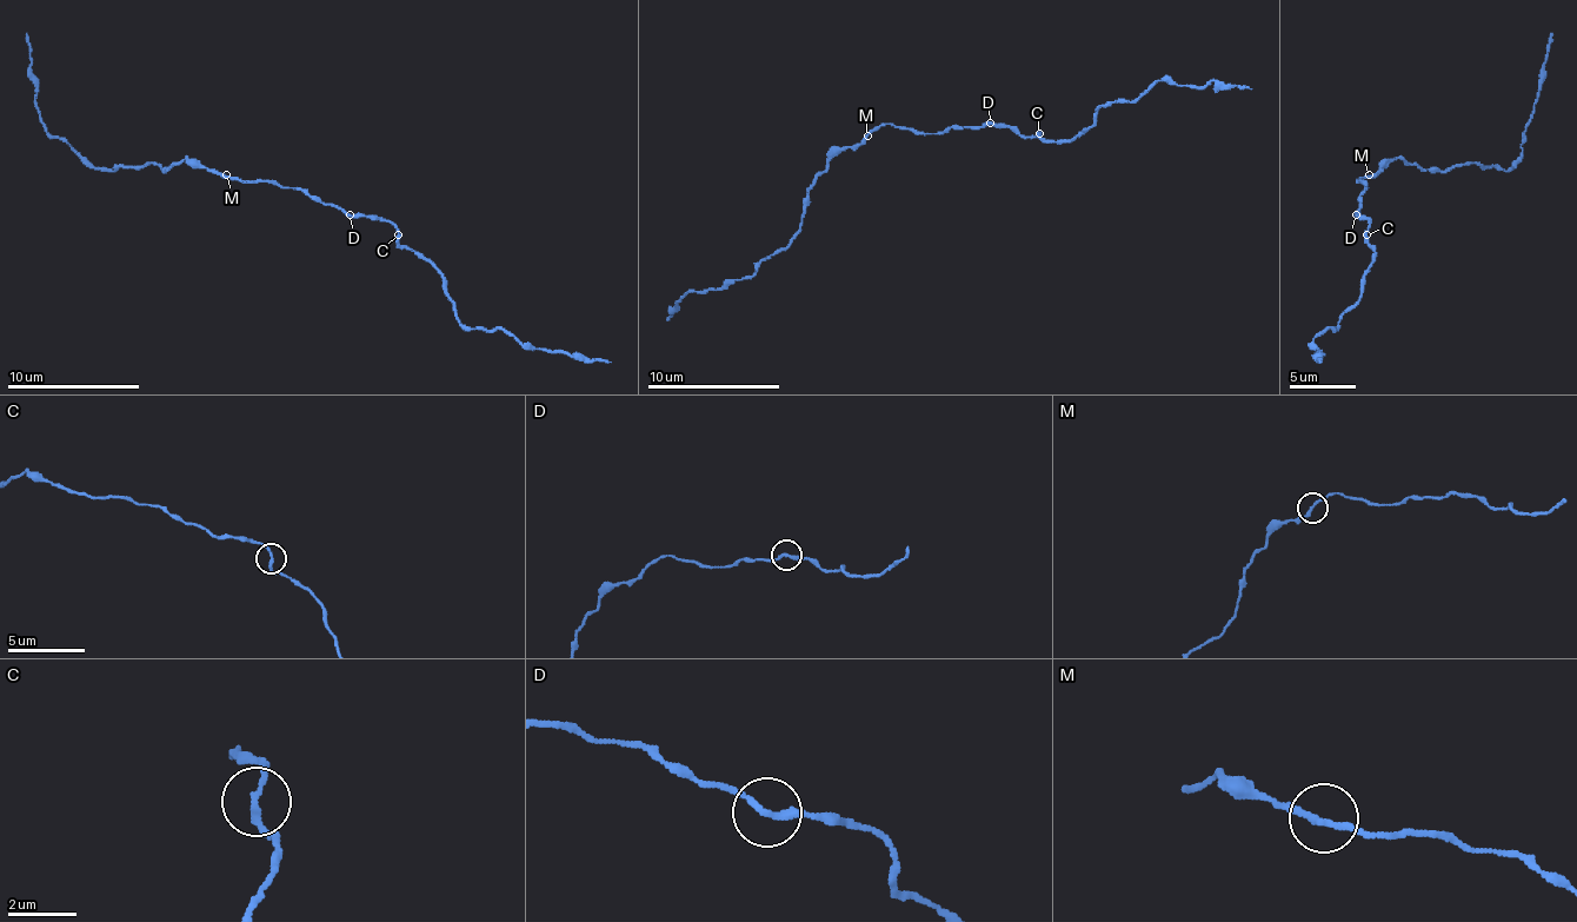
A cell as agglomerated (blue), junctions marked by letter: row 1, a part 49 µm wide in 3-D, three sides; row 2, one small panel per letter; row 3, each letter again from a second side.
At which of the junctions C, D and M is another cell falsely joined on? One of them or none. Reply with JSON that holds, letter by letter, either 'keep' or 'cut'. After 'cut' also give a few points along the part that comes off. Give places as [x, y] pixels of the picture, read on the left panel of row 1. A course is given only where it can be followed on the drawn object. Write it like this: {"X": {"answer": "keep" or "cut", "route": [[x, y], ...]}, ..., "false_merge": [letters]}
{"C": {"answer": "keep"}, "D": {"answer": "keep"}, "M": {"answer": "keep"}, "false_merge": []}

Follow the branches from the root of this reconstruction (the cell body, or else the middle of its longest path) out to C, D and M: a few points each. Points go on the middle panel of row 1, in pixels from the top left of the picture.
C: (917, 130), (946, 133), (966, 126), (1013, 126), (1023, 136), (1039, 133)
D: (917, 130), (946, 133), (990, 123)
M: (917, 130), (900, 130), (880, 123), (867, 136)

